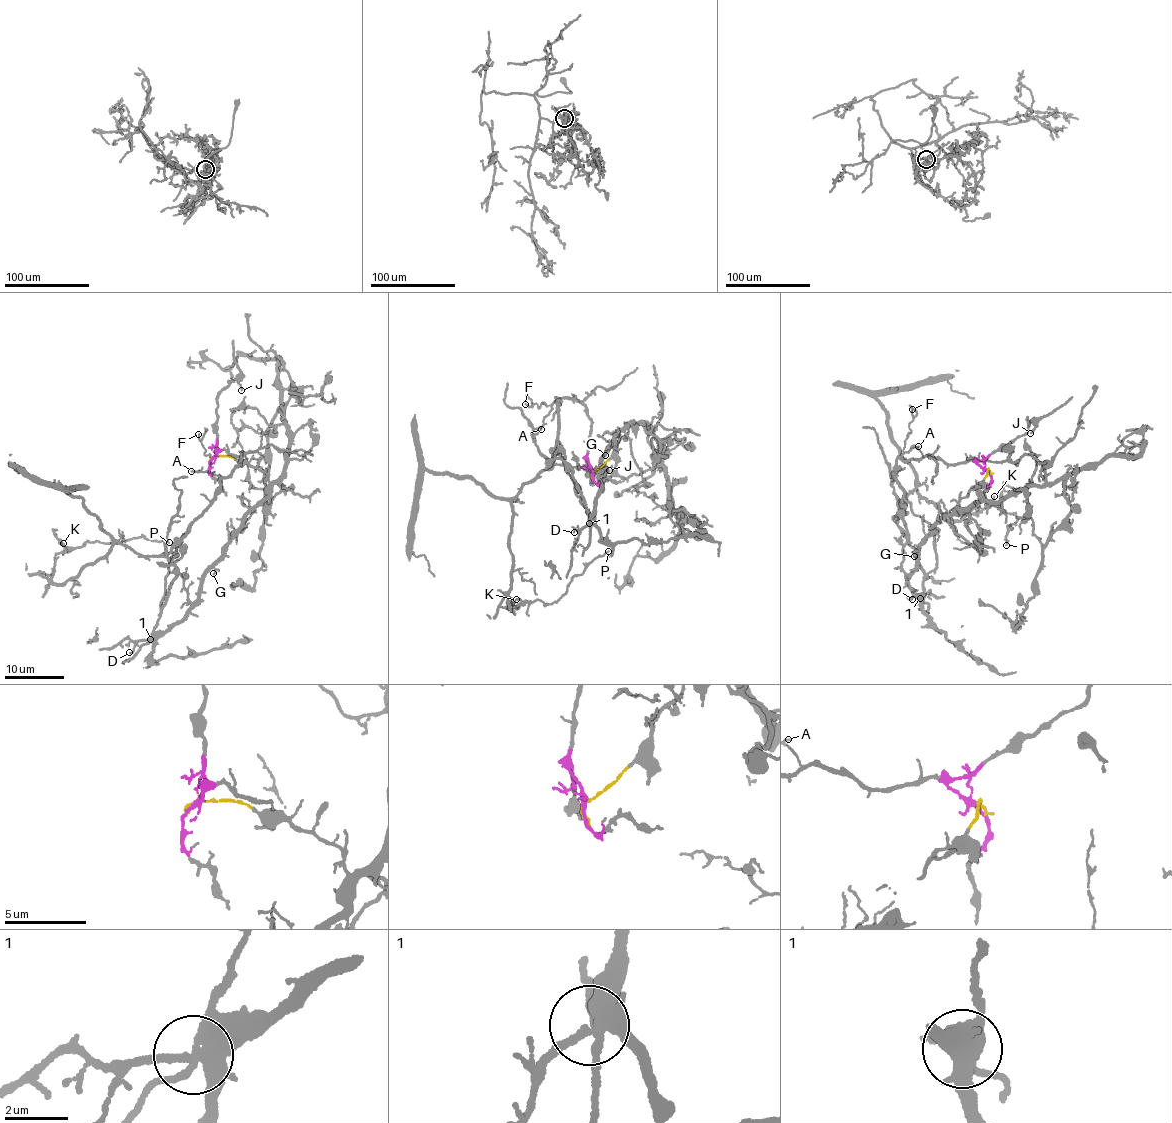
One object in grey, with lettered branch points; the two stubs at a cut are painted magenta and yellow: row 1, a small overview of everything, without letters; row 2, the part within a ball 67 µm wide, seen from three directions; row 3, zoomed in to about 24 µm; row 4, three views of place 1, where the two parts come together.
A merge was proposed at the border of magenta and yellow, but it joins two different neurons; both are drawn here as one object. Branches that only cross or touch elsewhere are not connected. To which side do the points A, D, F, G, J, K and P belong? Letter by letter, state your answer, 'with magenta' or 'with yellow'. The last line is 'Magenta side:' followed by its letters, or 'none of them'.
A: with magenta
D: with yellow
F: with magenta
G: with yellow
J: with magenta
K: with magenta
P: with magenta
Magenta side: A, F, J, K, P

